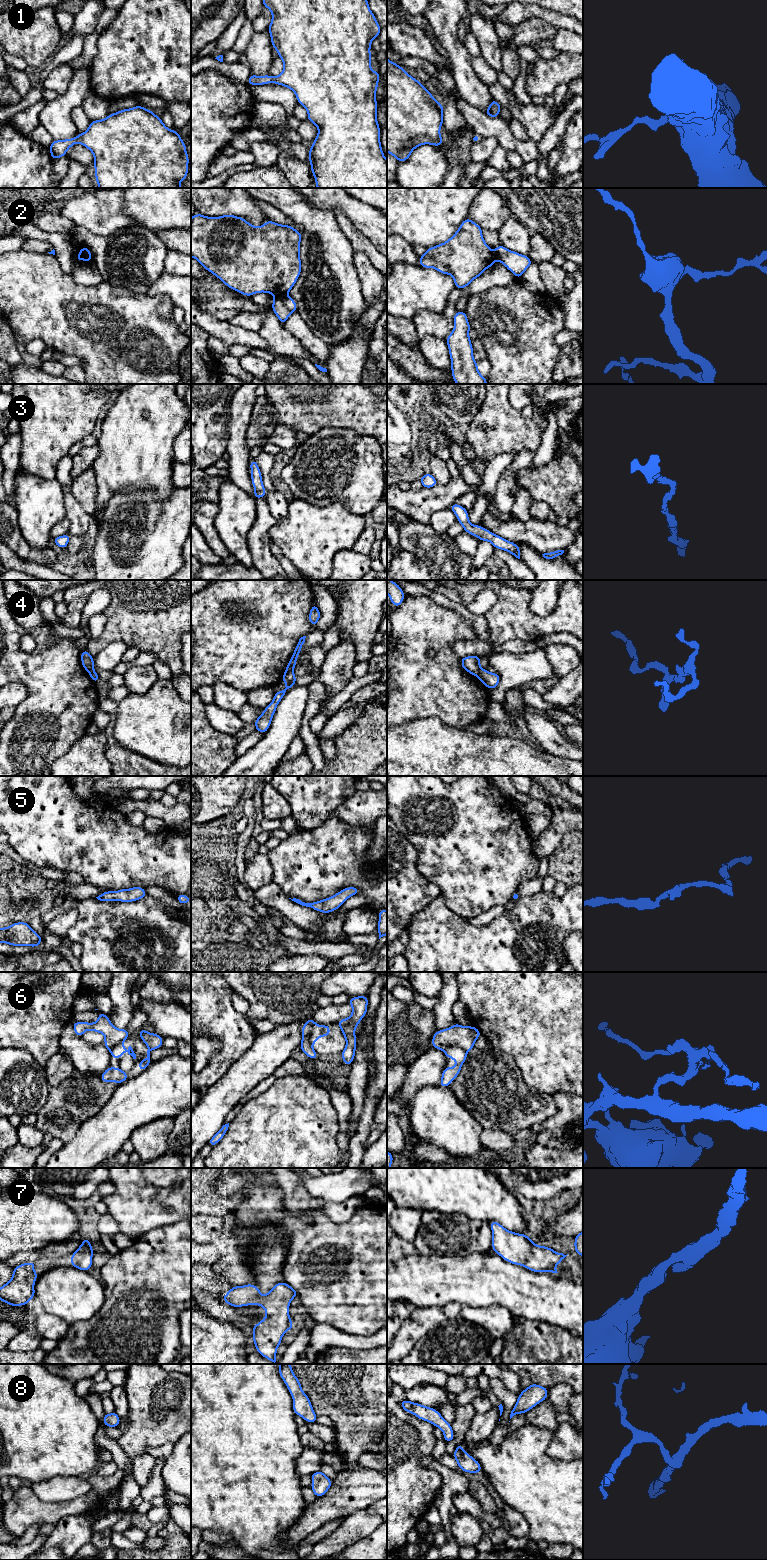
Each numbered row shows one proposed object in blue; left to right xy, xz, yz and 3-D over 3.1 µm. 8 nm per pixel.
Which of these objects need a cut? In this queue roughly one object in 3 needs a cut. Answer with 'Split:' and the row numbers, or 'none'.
Split: 2, 4, 6

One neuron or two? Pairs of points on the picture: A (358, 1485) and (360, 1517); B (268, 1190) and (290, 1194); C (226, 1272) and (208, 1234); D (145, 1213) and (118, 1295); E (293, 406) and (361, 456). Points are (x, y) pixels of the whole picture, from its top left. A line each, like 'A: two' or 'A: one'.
A: two
B: two
C: two
D: two
E: two

